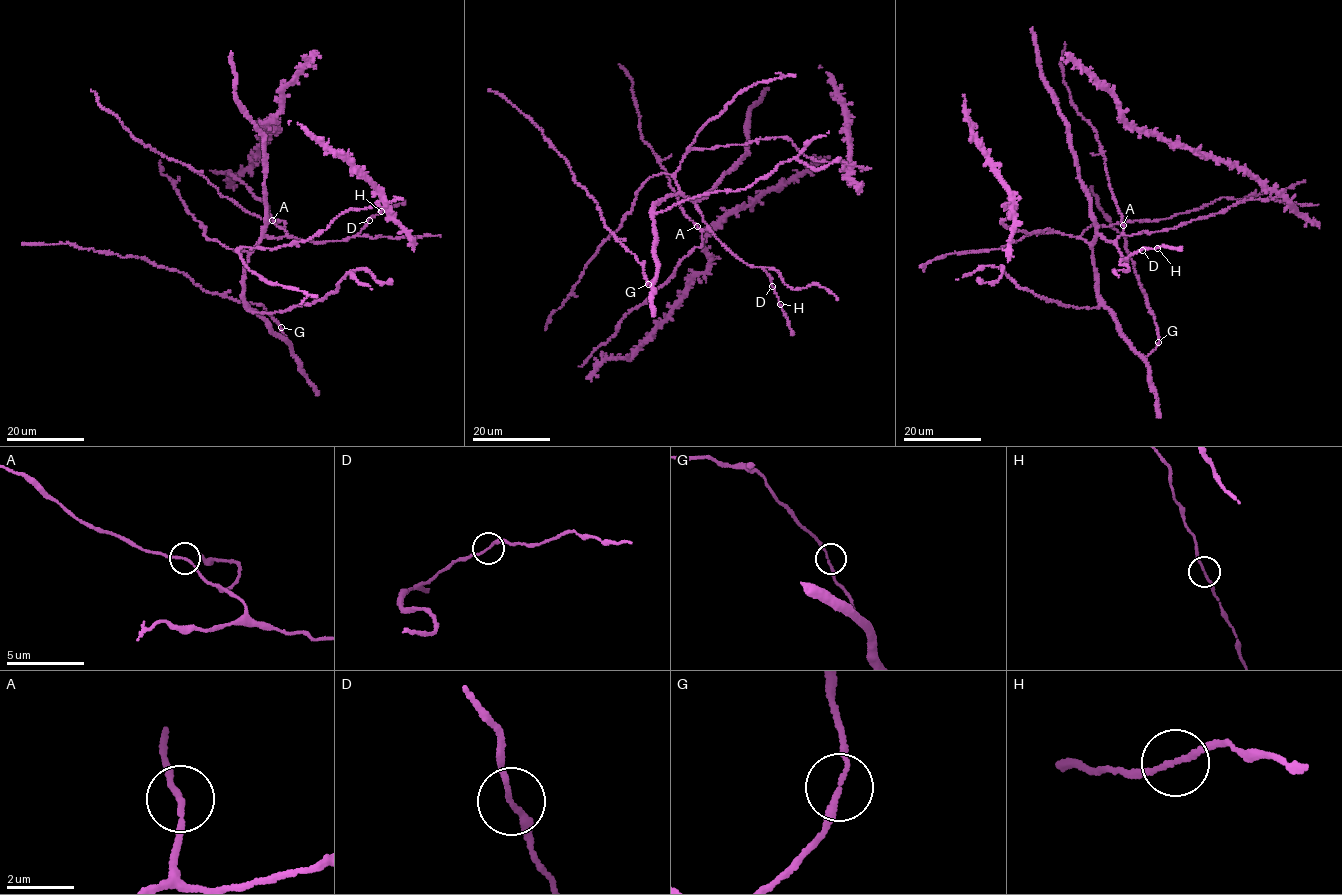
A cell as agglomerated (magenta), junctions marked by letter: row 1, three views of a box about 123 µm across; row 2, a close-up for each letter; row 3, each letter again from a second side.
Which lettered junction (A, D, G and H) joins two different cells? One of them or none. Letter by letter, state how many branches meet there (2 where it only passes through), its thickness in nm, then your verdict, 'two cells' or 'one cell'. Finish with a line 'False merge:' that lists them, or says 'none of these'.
A: 2 branches meet; 150 nm thick; one cell
D: 2 branches meet; 150 nm thick; one cell
G: 2 branches meet; 150 nm thick; one cell
H: 2 branches meet; 130 nm thick; one cell
False merge: none of these

